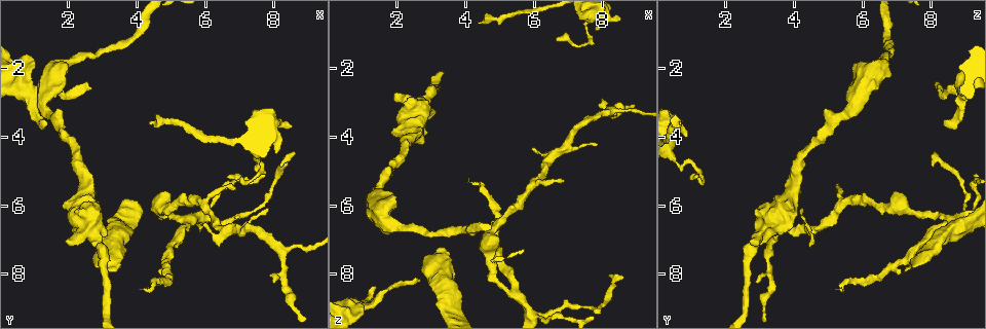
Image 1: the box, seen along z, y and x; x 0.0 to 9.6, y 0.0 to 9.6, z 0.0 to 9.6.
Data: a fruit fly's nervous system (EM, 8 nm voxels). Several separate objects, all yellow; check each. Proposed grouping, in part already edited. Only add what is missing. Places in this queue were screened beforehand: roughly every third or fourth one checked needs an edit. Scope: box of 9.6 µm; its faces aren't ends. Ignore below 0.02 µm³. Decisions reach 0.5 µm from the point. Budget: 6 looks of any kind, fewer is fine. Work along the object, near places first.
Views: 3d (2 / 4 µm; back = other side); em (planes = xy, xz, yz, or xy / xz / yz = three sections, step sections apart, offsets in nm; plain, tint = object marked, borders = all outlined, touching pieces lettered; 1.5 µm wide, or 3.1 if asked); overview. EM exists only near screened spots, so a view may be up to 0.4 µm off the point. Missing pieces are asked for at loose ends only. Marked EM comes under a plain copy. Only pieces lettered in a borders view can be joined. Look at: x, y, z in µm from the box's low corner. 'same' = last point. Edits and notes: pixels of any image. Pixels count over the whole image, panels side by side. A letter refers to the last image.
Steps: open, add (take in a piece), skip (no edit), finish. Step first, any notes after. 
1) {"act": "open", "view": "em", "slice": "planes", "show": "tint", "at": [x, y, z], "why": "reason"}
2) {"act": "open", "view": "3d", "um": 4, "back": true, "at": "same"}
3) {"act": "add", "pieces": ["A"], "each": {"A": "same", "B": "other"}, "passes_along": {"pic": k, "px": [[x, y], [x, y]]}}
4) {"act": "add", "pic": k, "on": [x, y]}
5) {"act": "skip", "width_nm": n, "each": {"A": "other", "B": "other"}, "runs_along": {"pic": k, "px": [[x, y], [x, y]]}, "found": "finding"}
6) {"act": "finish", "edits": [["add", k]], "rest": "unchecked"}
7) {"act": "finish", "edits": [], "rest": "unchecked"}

{"act": "open", "view": "em", "slice": "planes", "show": "borders", "at": [8.55, 4.45, 8.10], "why": "free end"}

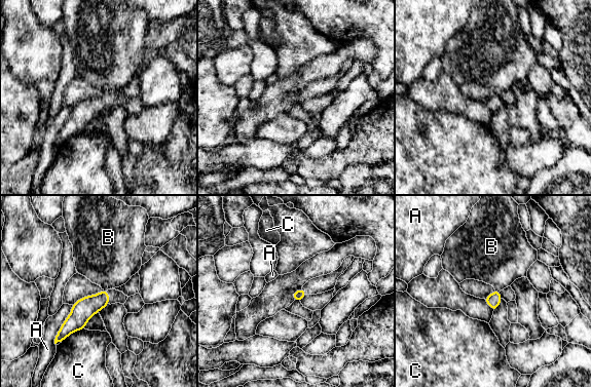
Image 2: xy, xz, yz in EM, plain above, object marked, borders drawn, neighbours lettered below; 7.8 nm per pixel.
{"act": "skip", "each": {"A": "other", "B": "other", "C": "other"}, "border": {"pic": 2, "px": [[103, 288], [106, 291]]}, "found": "none of them fits"}

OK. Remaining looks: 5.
{"act": "open", "view": "em", "slice": "planes", "show": "borders", "at": [1.40, 3.65, 8.45], "why": "free end"}

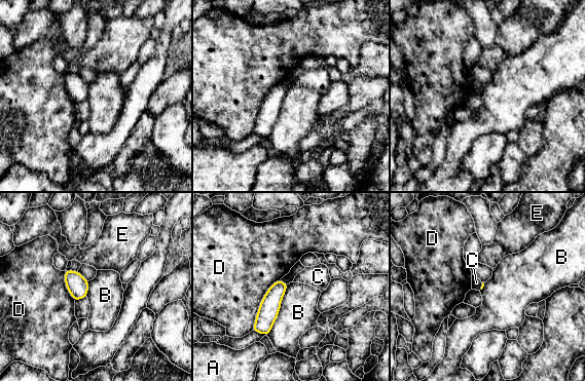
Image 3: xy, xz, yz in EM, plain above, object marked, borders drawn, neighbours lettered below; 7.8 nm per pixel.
{"act": "skip", "each": {"A": "other", "B": "other", "C": "other", "D": "other", "E": "other"}, "border": {"pic": 3, "px": [[288, 284], [279, 314], [266, 335]]}, "found": "no lettered piece goes on from it"}

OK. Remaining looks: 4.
{"act": "open", "view": "em", "slice": "planes", "show": "borders", "at": [1.90, 7.00, 2.75], "why": "an open end"}

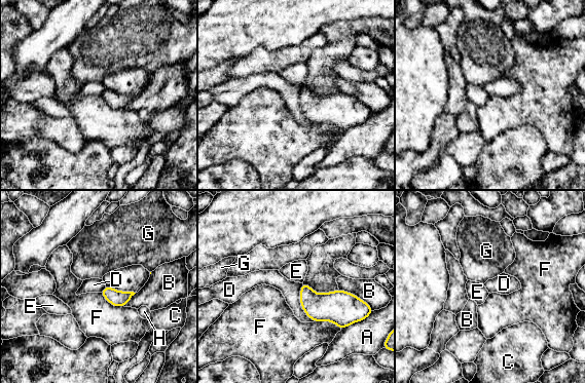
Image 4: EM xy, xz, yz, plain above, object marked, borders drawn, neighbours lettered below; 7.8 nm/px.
{"act": "skip", "each": {"A": "other", "B": "other", "C": "other", "D": "other", "E": "other", "F": "other", "G": "other", "H": "other"}, "found": "none of them fits"}

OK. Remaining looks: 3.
{"act": "finish", "edits": [], "rest": "unchecked"}

